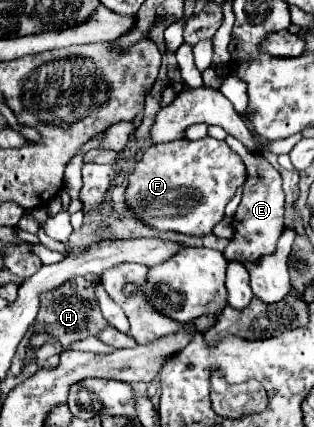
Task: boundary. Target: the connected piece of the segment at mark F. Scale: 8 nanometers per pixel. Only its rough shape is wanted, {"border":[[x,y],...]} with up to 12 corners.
{"border":[[210,136],[154,144],[126,200],[158,230],[204,236],[246,166]]}

